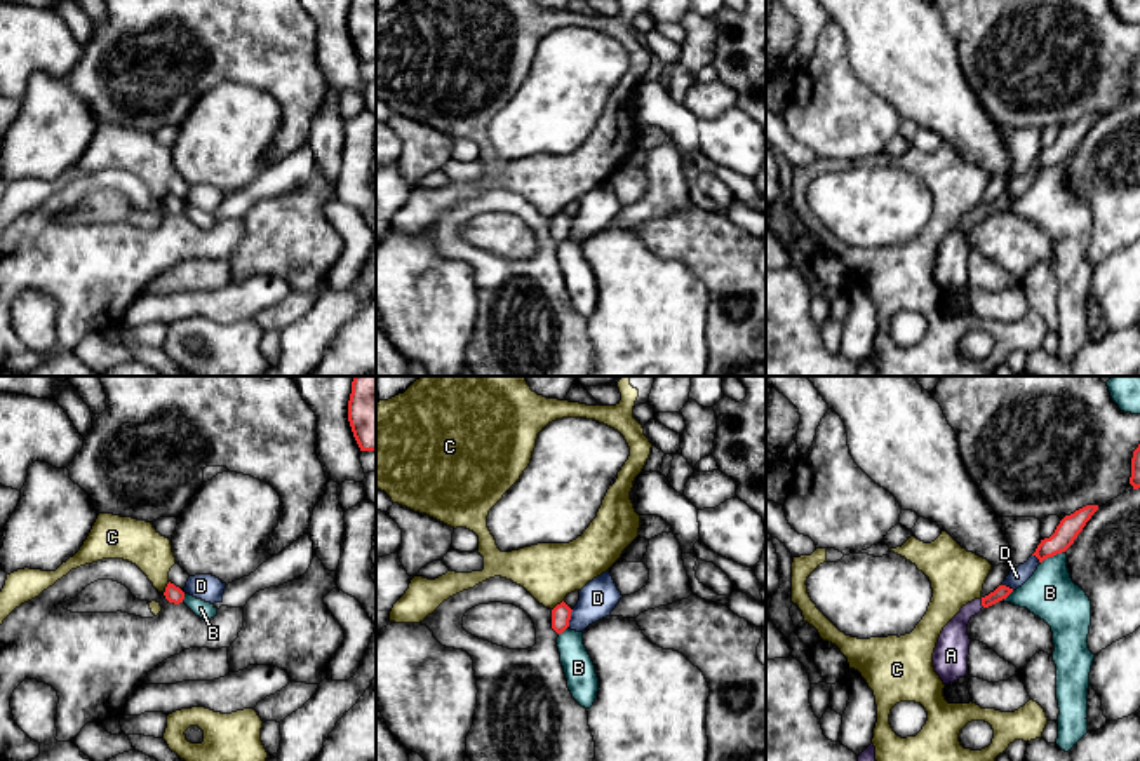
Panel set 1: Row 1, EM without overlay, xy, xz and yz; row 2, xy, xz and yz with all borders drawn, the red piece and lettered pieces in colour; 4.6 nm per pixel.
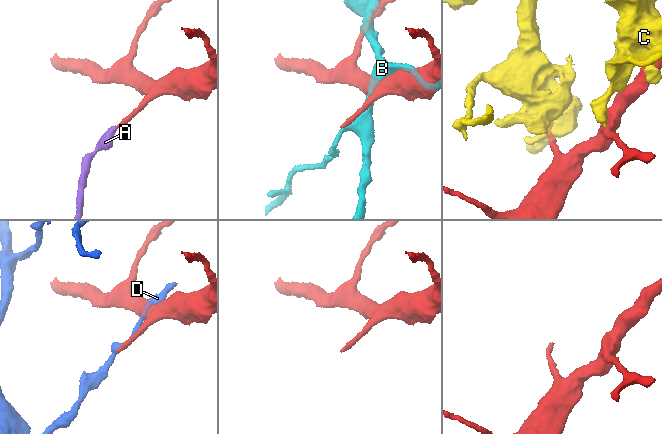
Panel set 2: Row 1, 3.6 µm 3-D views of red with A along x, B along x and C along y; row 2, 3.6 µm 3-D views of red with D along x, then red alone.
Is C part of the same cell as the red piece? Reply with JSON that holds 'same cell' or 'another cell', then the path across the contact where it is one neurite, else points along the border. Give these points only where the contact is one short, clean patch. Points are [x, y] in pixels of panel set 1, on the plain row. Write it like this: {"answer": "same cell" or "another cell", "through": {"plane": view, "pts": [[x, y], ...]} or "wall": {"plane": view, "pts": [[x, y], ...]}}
{"answer": "another cell"}

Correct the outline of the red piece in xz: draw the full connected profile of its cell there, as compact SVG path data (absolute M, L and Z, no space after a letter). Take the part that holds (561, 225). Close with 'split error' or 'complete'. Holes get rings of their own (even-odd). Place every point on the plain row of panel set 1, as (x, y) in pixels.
M562 211L552 219L552 239L562 244L569 237L571 218Z | complete

